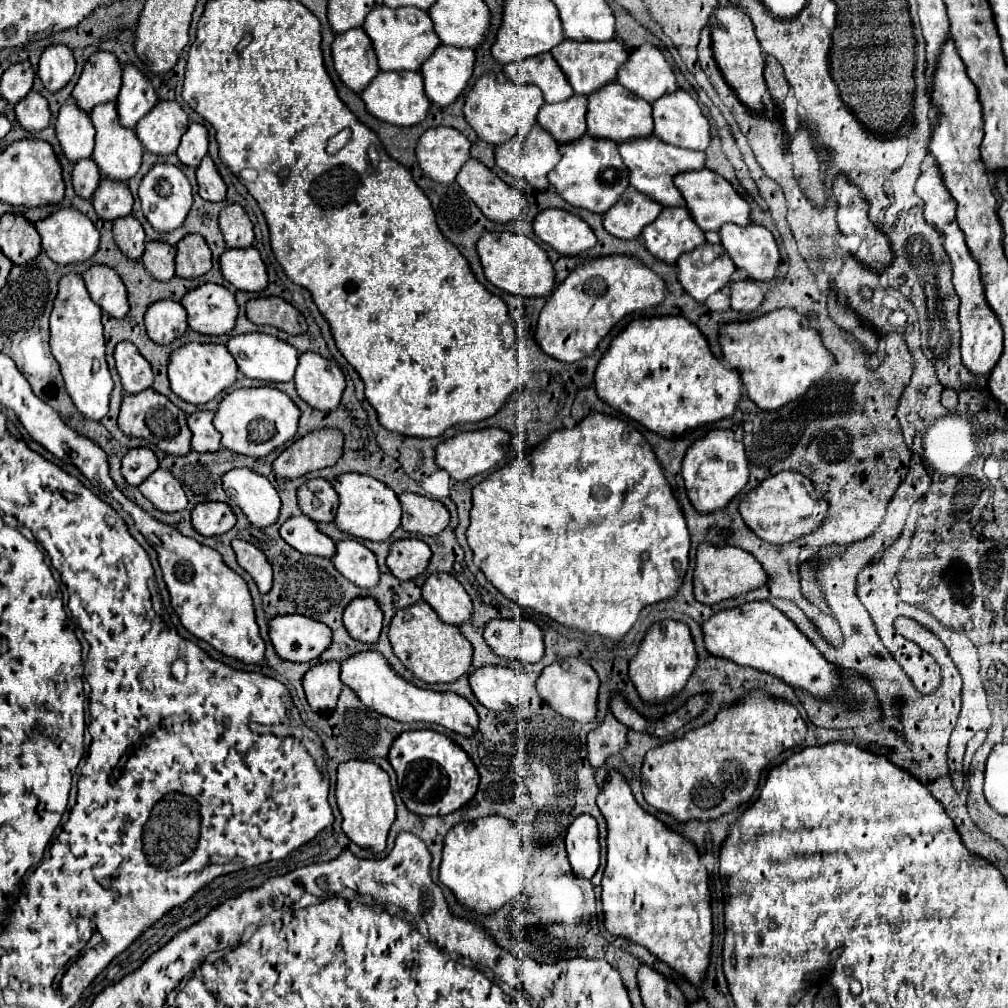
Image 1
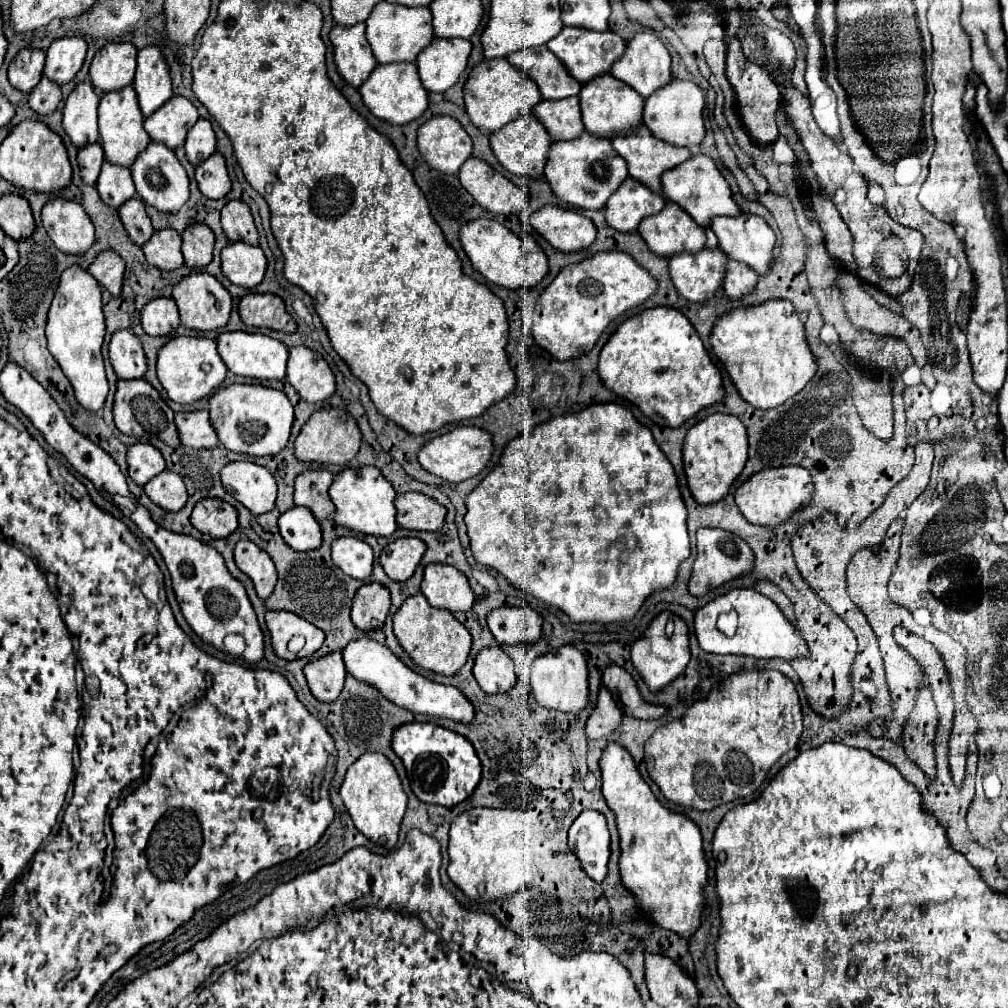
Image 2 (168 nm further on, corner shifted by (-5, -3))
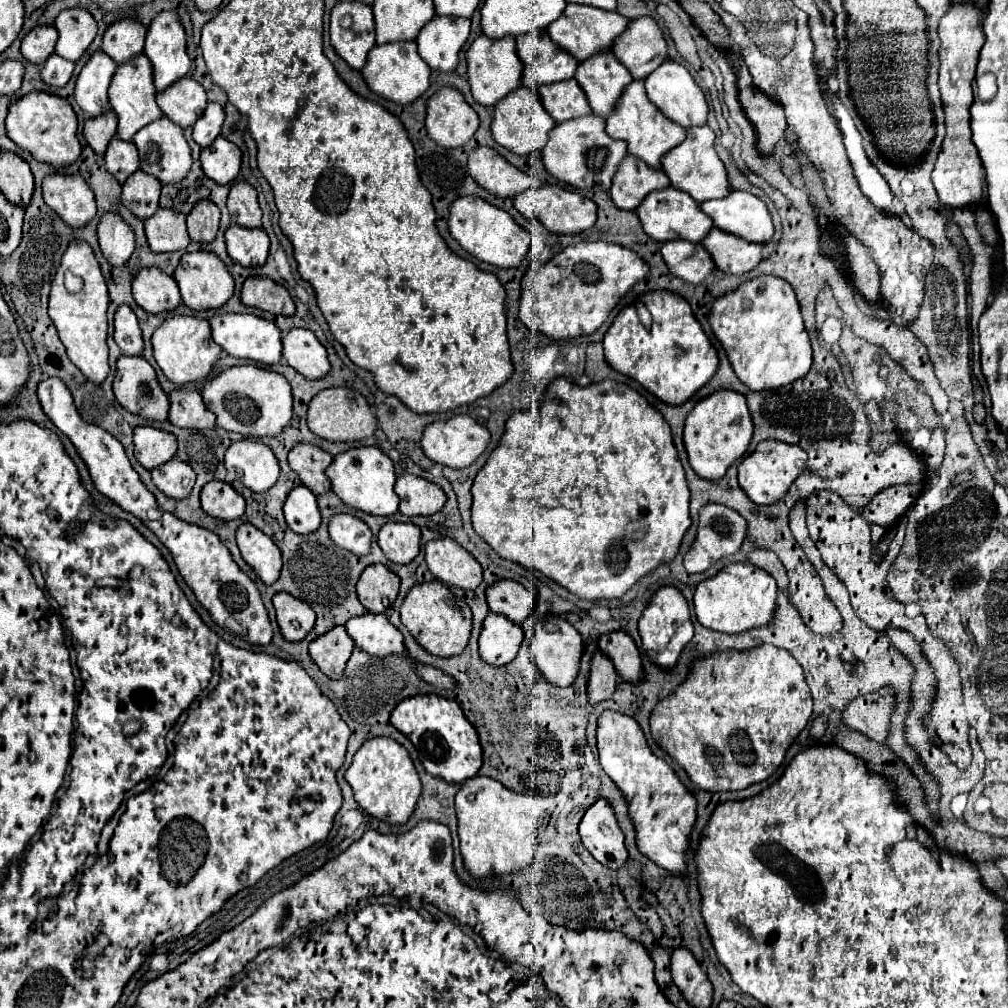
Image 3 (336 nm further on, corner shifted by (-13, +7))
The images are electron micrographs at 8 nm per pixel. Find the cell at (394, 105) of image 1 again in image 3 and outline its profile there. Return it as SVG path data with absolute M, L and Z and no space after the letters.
M403 41L403 43L375 45L375 49L369 53L369 61L361 73L373 93L377 93L379 97L385 97L393 103L409 105L409 103L417 101L429 89L429 73L431 71L419 57L417 43Z

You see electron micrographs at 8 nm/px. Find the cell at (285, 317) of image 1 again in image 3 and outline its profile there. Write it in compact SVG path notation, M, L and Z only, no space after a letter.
M249 277L241 289L241 303L285 317L295 313L295 303L289 291L269 277Z

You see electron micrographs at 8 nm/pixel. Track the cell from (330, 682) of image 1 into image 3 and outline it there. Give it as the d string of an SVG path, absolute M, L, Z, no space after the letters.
M337 627L317 637L309 645L309 655L315 661L315 665L321 669L321 673L325 673L329 679L339 679L351 657L353 647L355 643L347 635L347 631L343 627Z

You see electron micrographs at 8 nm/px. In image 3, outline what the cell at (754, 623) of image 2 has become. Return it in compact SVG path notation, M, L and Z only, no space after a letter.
M747 561L731 563L723 567L715 577L697 585L693 601L695 615L703 627L727 635L743 633L755 627L767 627L769 623L773 623L775 617L777 591L777 583L763 569L757 569Z

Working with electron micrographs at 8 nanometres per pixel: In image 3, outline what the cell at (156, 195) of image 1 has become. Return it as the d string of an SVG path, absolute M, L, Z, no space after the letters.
M161 117L159 121L153 121L145 129L137 131L137 135L133 137L133 143L139 149L141 171L157 177L161 181L161 185L177 185L189 175L191 165L193 165L191 149L183 137L183 129L179 125L175 125L173 121L169 121L167 117Z

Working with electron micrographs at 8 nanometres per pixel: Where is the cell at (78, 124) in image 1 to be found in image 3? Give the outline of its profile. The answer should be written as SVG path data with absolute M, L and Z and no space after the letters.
M97 51L79 73L73 97L89 119L109 111L107 89L115 69L117 65L103 51Z

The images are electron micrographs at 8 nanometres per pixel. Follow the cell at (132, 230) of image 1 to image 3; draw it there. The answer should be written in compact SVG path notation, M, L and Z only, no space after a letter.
M133 173L123 185L123 205L141 221L155 215L159 209L159 193L161 183L155 177L149 177L147 173Z

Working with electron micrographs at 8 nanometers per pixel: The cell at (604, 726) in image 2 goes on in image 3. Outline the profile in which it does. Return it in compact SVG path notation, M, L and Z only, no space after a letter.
M595 653L591 661L591 673L589 673L589 683L587 683L587 693L589 693L589 703L595 707L601 701L607 701L613 697L617 691L617 671L613 669L613 663L609 657L603 653Z

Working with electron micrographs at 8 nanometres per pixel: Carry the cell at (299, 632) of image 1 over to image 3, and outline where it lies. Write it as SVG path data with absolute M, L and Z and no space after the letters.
M277 593L273 597L273 605L277 611L279 629L287 641L301 641L315 627L315 611L303 601L291 597L289 593Z

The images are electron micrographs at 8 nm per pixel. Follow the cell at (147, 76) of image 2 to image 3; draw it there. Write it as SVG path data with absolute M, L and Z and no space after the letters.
M163 11L153 19L143 53L151 61L157 93L187 75L191 61L185 51L185 31L175 13Z

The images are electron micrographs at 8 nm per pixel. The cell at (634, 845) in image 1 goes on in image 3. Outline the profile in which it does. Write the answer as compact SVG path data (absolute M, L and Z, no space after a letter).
M605 711L599 717L597 747L603 771L615 781L629 805L629 817L637 831L637 849L649 861L665 869L667 873L685 879L687 863L685 851L689 849L689 837L697 821L697 801L677 779L673 769L647 747L645 735L637 721L617 711Z

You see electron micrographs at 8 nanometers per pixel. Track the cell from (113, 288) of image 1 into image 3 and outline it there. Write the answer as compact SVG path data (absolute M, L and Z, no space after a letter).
M105 213L97 225L97 235L103 257L111 265L123 267L135 251L135 237L129 225L125 225L115 213Z

